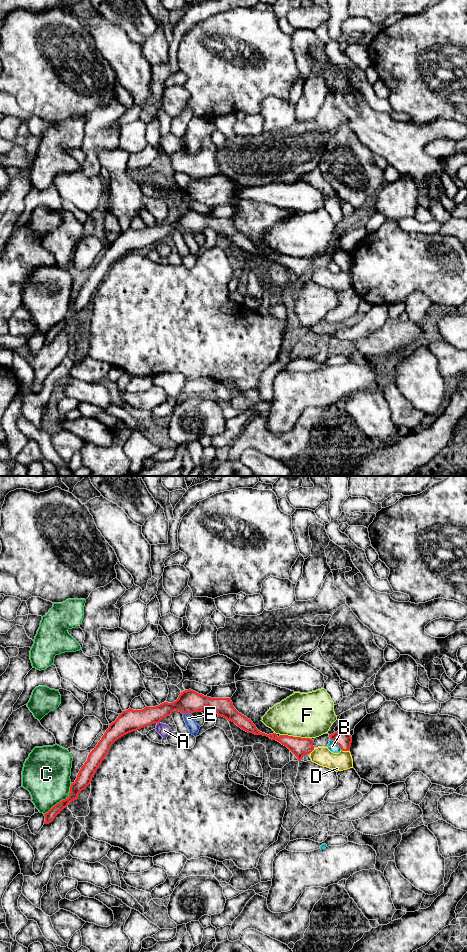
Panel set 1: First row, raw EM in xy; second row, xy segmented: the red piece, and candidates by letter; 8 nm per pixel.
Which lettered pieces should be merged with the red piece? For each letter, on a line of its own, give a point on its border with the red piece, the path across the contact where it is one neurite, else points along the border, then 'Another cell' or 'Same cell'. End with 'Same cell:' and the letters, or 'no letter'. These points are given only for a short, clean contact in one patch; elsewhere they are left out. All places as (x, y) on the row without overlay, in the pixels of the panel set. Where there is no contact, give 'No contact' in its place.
A: Touches red at xy (158, 242). Boundary: xy (159, 241), (157, 243). Another cell
B: Touches red at xy (336, 263). Boundary: xy (330, 258), (341, 269). Another cell
C: Touches red at xy (62, 320). Boundary: xy (71, 303), (69, 315), (53, 325), (44, 334). Another cell
D: Touches red at xy (345, 270). Another cell
E: Touches red at xy (187, 232). Boundary: xy (191, 233), (183, 234). Another cell
F: Touches red at xy (295, 257). Another cell
Same cell: no letter

